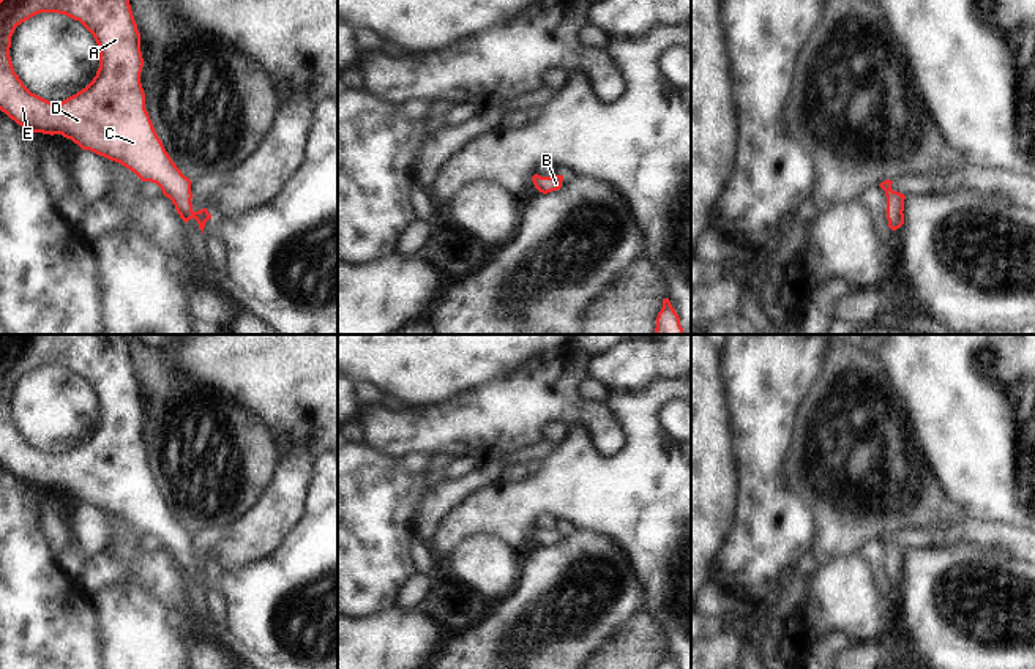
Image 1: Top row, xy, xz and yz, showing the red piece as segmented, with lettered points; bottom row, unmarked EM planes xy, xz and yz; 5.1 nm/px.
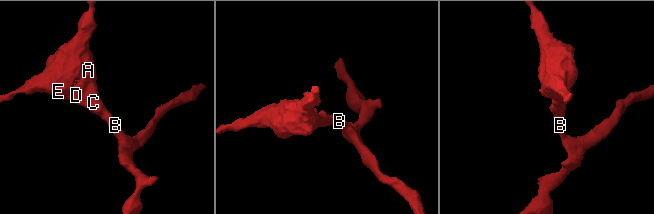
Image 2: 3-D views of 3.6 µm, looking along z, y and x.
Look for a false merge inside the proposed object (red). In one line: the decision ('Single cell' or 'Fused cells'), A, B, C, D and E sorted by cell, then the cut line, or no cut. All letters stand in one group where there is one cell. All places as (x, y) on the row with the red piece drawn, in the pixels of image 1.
Single cell. Groups: A B C D E. No split

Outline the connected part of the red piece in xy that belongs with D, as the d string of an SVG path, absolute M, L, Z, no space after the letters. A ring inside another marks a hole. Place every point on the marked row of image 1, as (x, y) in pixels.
M0 0L0 110L30 133L62 134L82 150L120 163L142 181L156 183L180 218L185 222L194 218L204 234L211 215L207 208L192 210L191 180L175 166L153 128L140 84L142 66L140 33L129 0ZM39 13L58 13L79 21L99 49L99 68L93 80L62 103L32 93L14 73L9 57L16 27Z

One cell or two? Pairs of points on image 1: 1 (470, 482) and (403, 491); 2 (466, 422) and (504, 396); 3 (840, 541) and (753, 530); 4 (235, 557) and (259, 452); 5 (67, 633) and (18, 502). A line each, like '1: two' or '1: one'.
1: two
2: one
3: two
4: two
5: one

